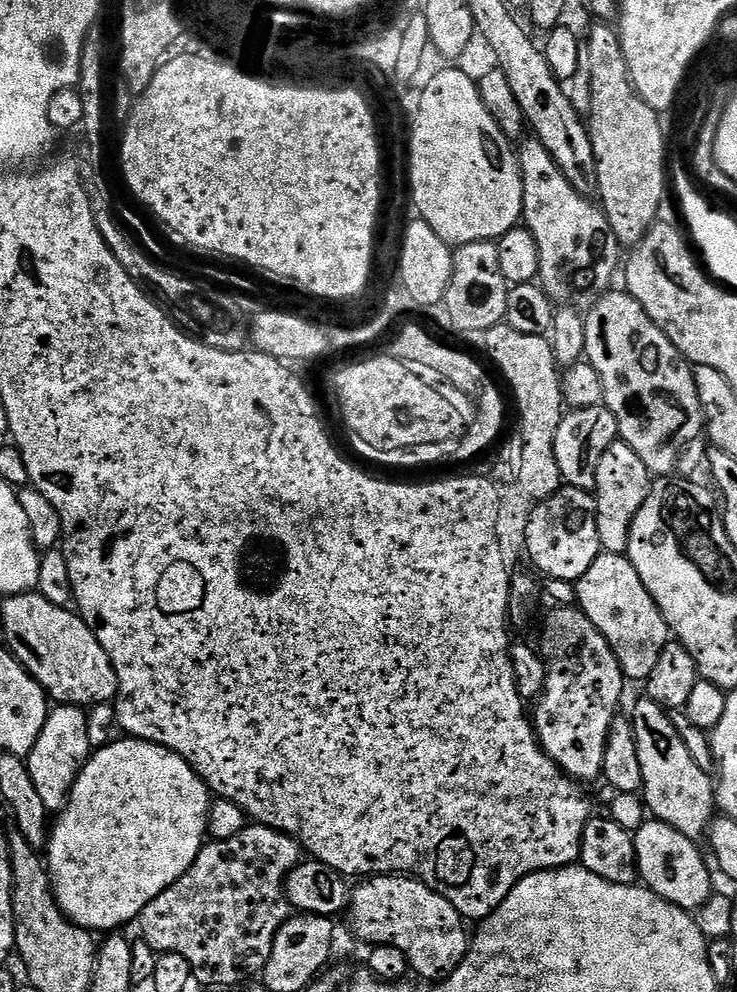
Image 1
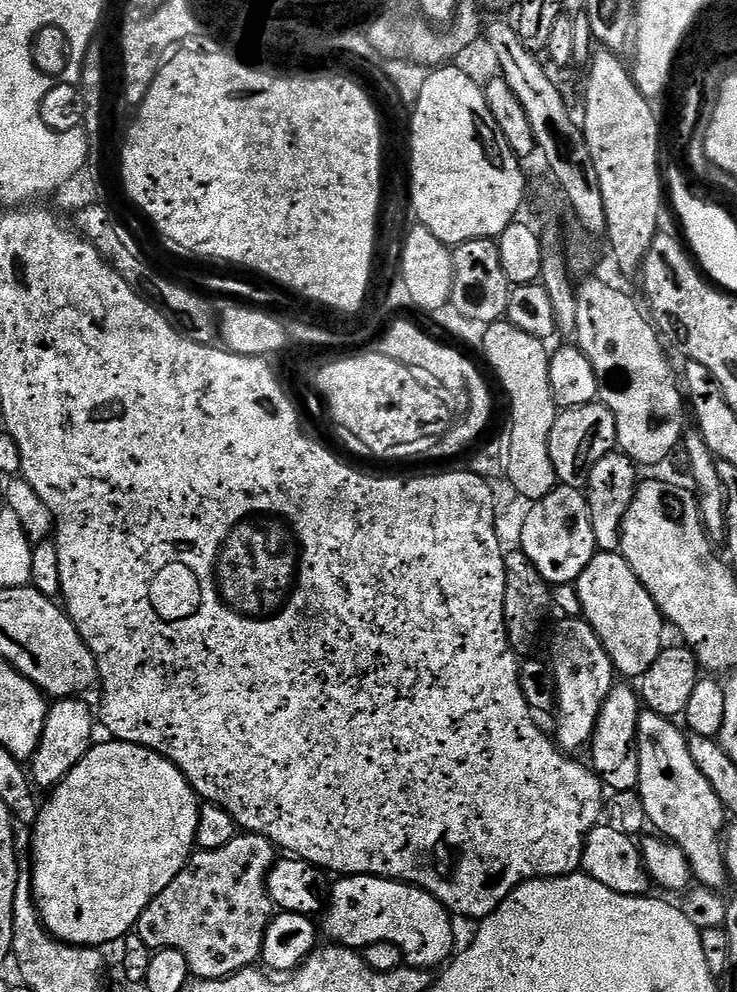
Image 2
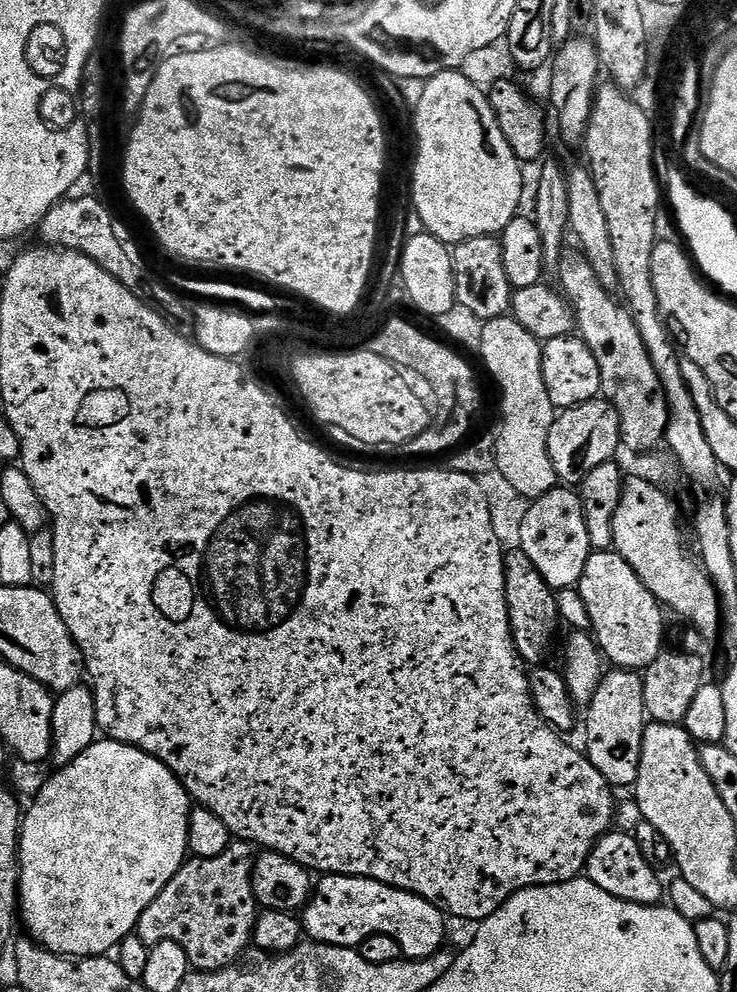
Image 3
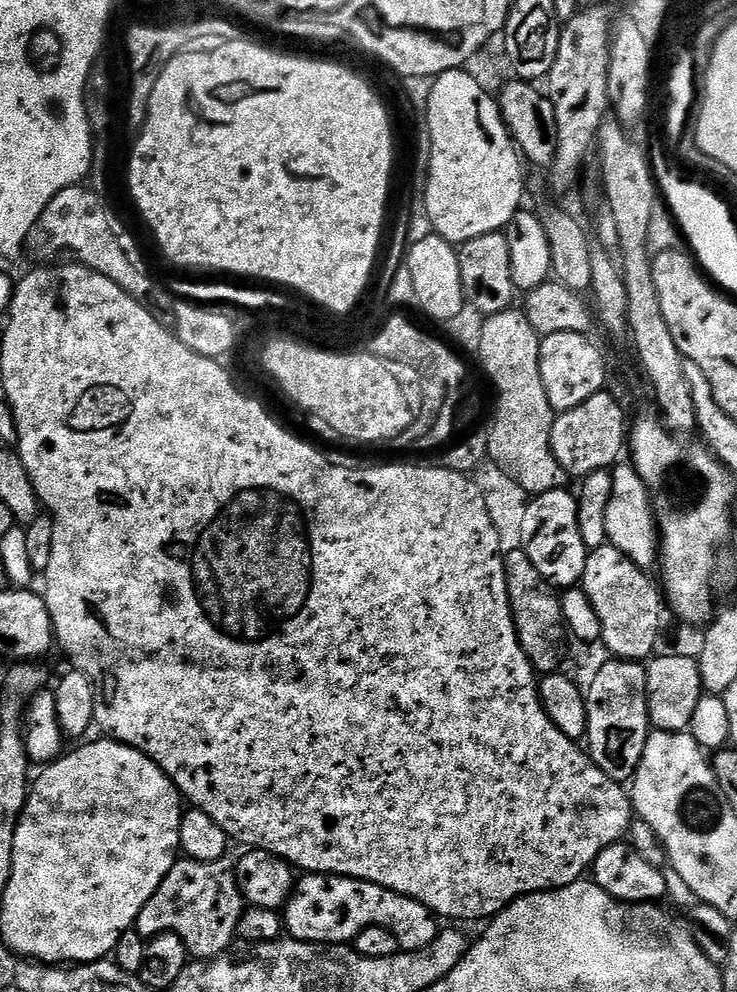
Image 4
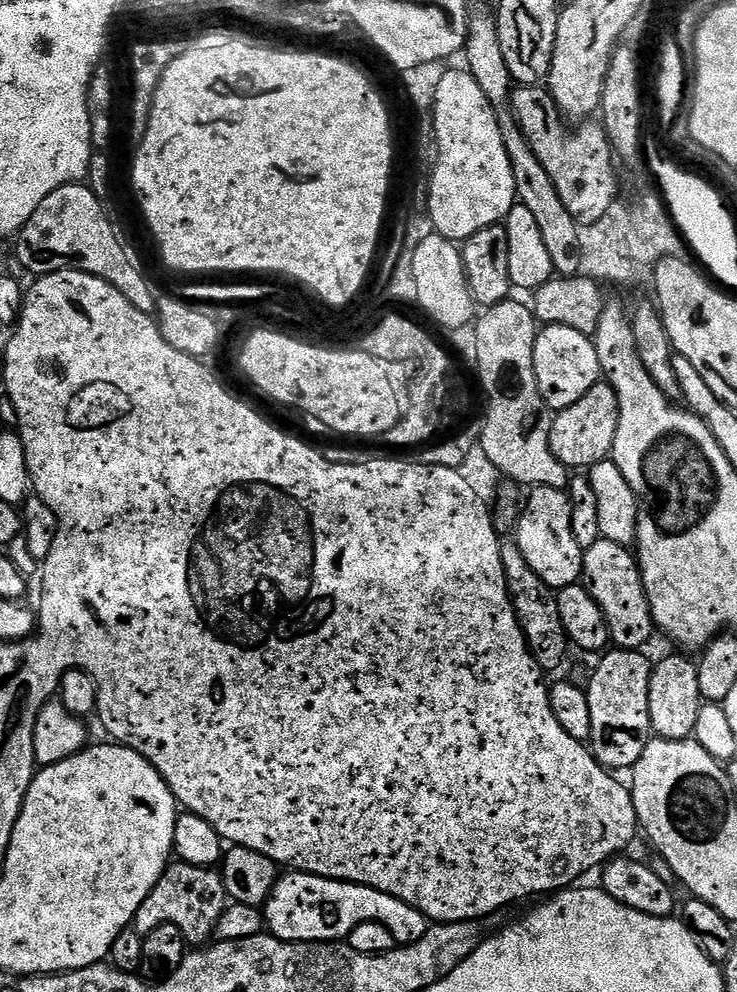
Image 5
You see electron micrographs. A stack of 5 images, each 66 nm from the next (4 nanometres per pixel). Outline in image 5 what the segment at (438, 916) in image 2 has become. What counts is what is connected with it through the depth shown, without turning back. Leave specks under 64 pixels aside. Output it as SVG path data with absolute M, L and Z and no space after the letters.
M295 870L285 871L277 879L262 911L267 931L291 944L340 942L352 933L356 924L373 920L386 926L386 930L394 934L397 945L403 946L416 944L430 927L430 921L414 910L414 906L402 902L402 898L394 898L370 886L347 884L344 880L331 880Z

